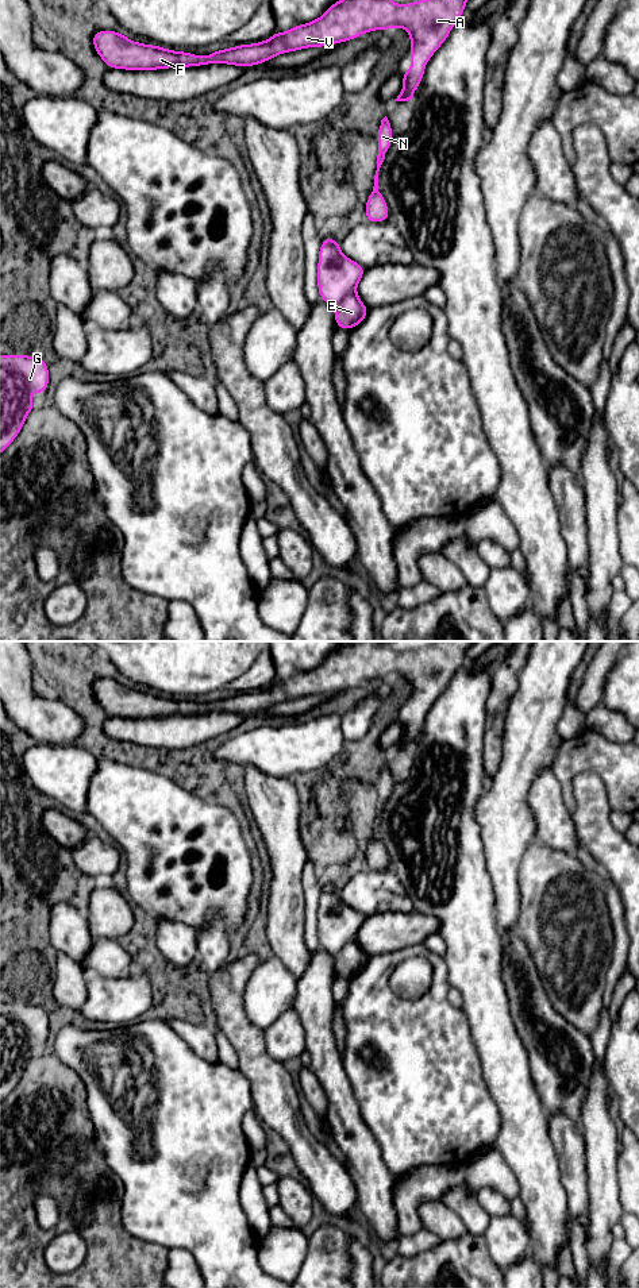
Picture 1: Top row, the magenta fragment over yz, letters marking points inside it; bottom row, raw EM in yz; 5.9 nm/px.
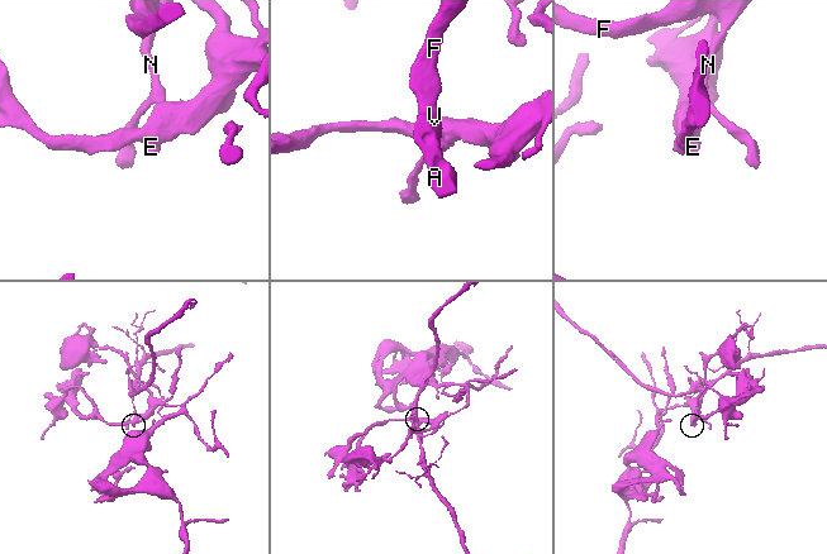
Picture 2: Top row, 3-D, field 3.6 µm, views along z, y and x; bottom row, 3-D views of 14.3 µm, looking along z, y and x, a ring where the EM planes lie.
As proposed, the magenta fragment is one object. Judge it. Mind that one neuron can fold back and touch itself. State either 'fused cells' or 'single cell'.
fused cells

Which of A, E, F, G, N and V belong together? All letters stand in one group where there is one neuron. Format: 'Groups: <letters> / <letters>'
Groups: A E F N V / G

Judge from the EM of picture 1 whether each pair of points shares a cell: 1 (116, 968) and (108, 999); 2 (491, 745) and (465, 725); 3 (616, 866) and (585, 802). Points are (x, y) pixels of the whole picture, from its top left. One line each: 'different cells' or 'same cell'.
1: different cells
2: different cells
3: same cell

